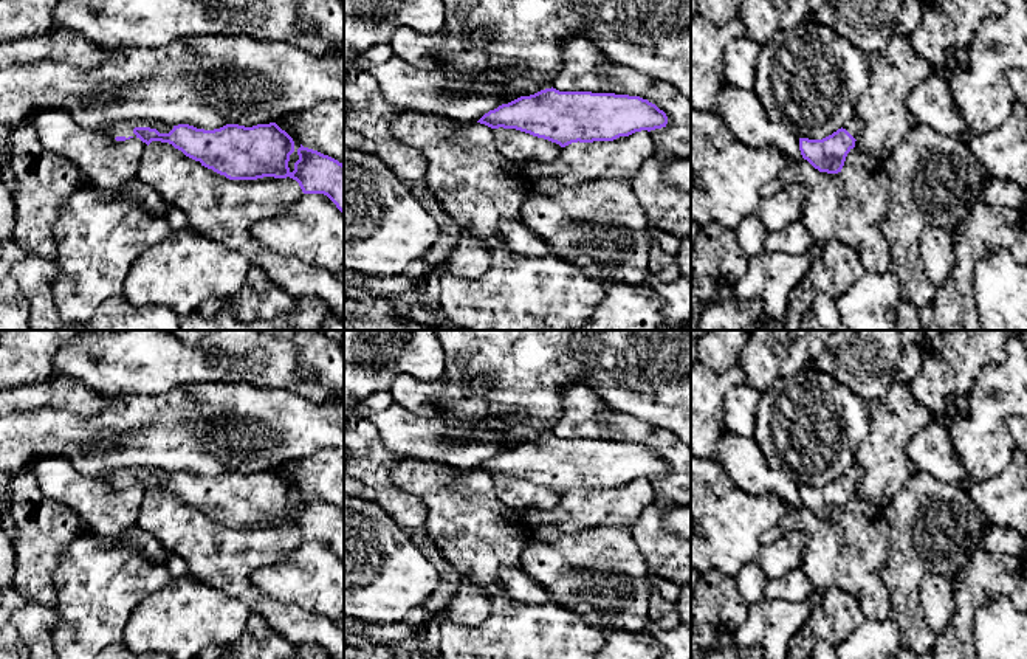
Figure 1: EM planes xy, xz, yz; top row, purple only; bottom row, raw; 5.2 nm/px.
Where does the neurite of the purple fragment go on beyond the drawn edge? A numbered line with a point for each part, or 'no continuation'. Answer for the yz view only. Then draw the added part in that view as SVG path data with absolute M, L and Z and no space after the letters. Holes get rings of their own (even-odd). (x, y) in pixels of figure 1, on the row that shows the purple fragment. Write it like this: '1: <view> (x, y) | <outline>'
1: yz (854, 126) | M854 116L843 126L843 129L846 129L857 140L863 130L863 121Z

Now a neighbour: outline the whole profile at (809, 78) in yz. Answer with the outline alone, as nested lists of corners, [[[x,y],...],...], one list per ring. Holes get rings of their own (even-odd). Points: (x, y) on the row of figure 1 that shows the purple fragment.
[[[810,16],[761,45],[753,91],[771,121],[784,122],[798,138],[823,140],[855,116],[855,104],[869,88],[869,65],[869,53]]]

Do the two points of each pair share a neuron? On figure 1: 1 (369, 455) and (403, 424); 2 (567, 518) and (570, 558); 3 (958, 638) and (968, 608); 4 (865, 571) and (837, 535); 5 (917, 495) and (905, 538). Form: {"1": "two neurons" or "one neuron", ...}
{"1": "two neurons", "2": "two neurons", "3": "one neuron", "4": "one neuron", "5": "one neuron"}

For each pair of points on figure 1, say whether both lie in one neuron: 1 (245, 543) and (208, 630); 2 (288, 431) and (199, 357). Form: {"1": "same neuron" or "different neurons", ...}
{"1": "different neurons", "2": "different neurons"}

